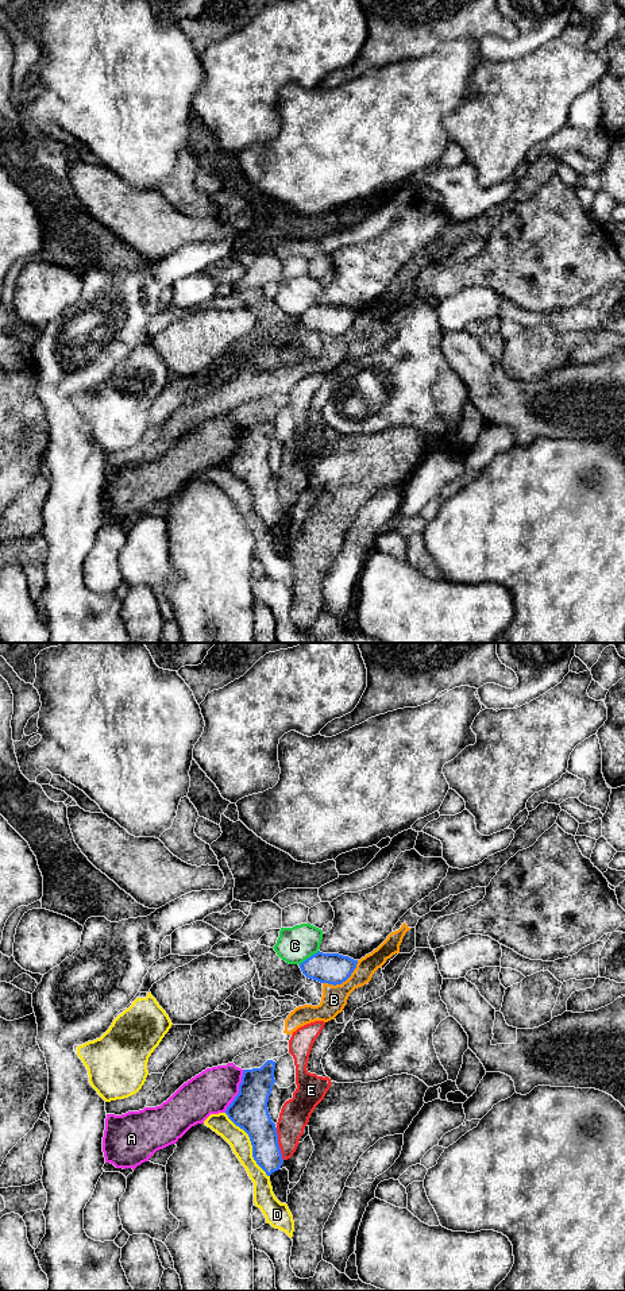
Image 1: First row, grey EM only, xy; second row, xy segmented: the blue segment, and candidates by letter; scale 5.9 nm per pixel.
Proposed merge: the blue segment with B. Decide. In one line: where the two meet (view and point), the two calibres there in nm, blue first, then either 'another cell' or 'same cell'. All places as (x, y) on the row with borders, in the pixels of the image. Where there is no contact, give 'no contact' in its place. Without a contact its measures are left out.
xy (343, 981) | 190/150 nm | another cell

